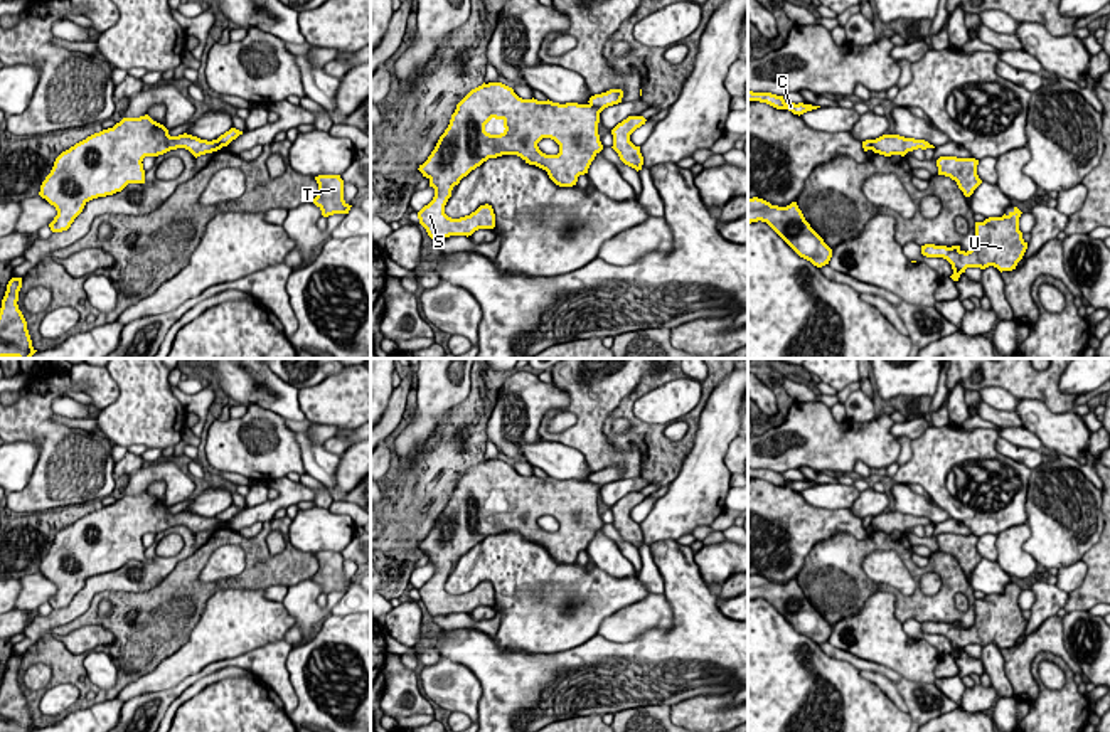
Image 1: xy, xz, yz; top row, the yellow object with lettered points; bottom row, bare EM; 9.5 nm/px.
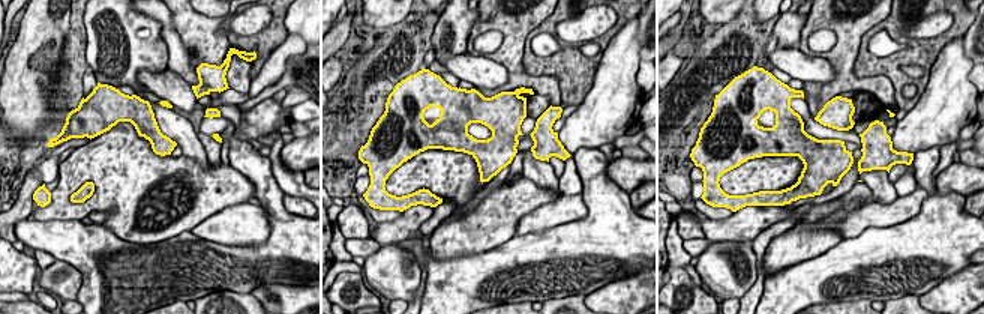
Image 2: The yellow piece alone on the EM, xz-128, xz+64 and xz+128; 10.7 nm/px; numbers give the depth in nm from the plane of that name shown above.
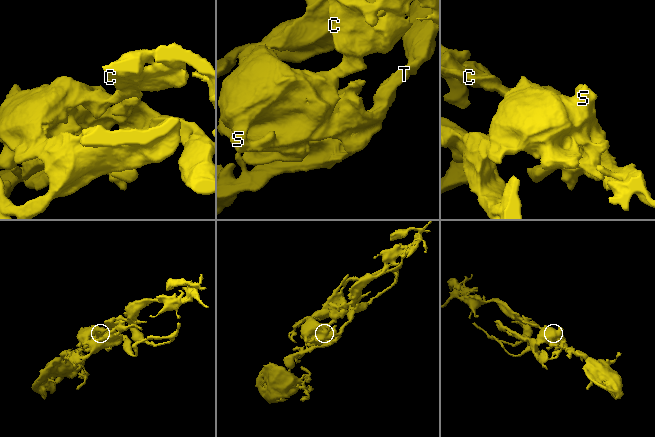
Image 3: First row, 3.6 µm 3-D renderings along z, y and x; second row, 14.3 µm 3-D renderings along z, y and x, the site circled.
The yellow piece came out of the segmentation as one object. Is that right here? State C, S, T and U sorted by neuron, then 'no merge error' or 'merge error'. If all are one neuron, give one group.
groups C S T U; no merge error

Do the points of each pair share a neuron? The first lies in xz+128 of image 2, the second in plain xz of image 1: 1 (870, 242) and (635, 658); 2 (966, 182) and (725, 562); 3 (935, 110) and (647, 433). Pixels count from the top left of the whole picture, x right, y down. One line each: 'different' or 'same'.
1: same
2: same
3: different

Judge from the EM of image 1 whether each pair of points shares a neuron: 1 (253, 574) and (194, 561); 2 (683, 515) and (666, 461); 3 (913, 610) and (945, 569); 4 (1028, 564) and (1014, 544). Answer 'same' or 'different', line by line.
1: same
2: different
3: same
4: same

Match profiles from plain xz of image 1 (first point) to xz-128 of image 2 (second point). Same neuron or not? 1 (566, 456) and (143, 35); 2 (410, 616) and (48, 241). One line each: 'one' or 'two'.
1: two
2: two

